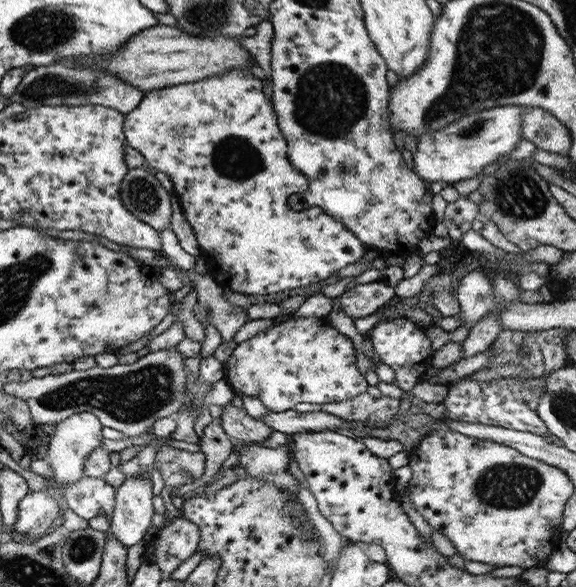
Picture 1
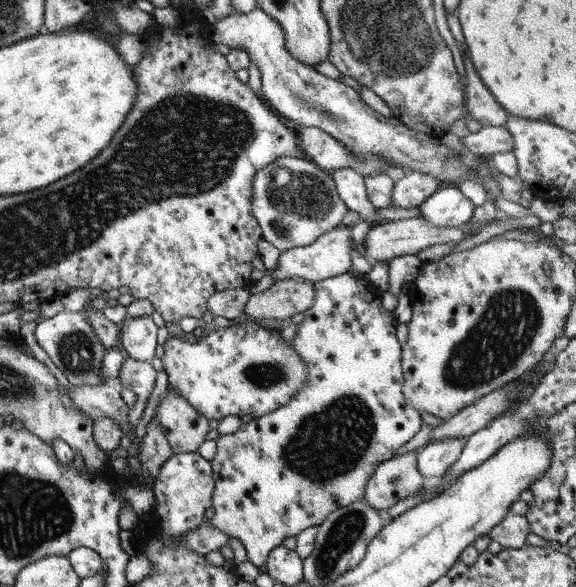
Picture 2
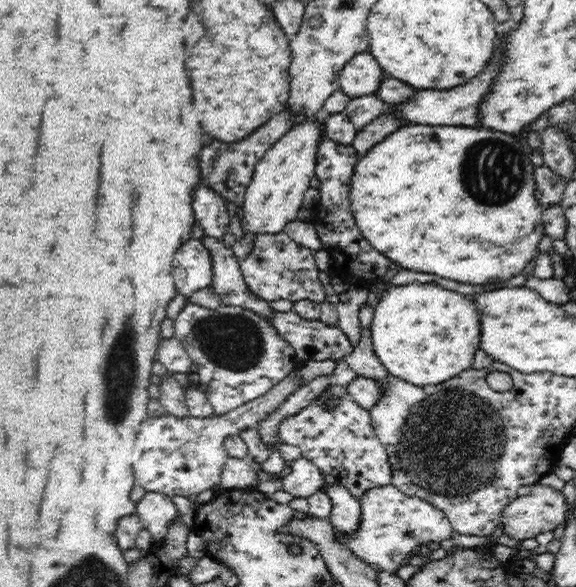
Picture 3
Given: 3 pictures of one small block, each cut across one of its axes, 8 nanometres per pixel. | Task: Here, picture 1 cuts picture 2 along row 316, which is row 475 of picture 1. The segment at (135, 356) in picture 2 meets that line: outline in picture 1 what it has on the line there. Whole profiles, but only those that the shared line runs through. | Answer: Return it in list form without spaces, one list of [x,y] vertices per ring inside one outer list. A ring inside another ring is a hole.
[[[149,475],[126,476],[123,482],[117,488],[114,488],[114,509],[109,515],[110,522],[107,533],[115,536],[115,540],[119,544],[128,548],[148,538],[148,528],[152,526],[151,515],[154,513],[151,506],[151,497]]]

